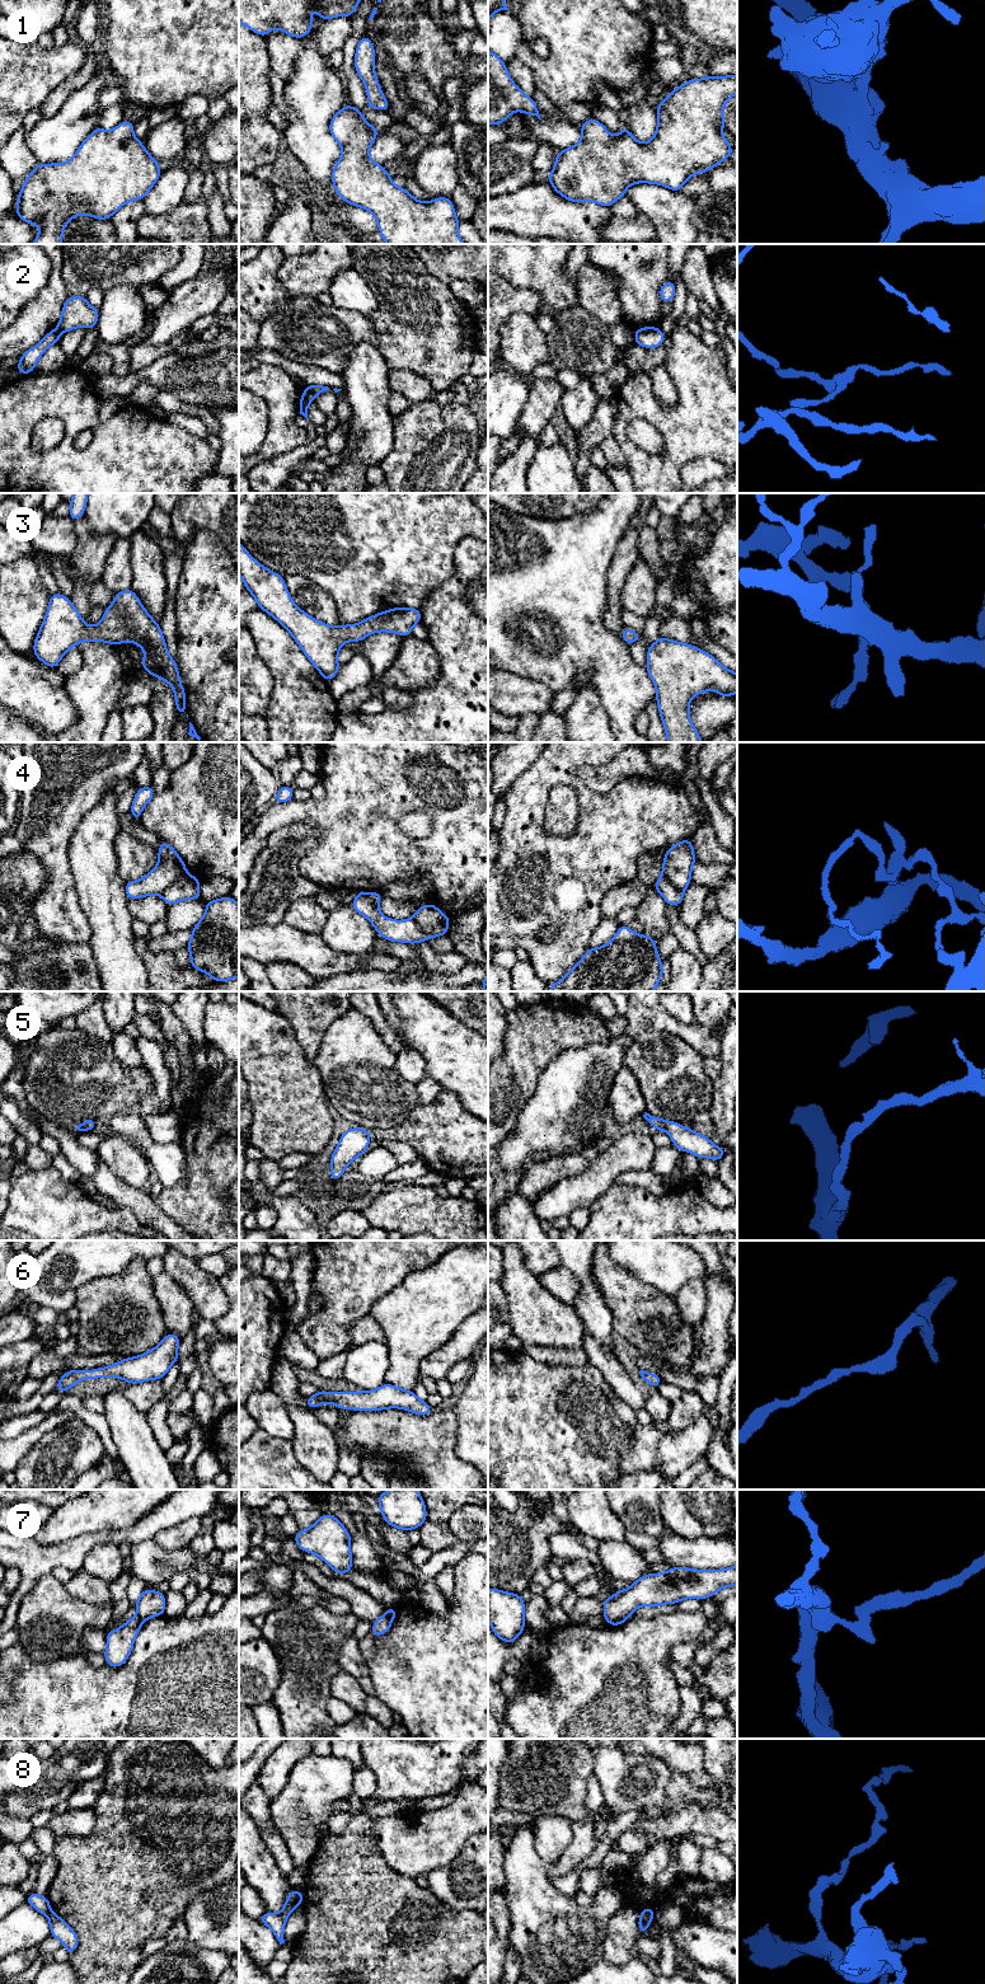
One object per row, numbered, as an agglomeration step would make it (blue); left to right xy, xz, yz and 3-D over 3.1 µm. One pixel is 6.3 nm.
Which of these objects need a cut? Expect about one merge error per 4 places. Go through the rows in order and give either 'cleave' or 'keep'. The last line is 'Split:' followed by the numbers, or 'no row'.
1: keep
2: cleave
3: keep
4: cleave
5: keep
6: keep
7: cleave
8: cleave
Split: 2, 4, 7, 8

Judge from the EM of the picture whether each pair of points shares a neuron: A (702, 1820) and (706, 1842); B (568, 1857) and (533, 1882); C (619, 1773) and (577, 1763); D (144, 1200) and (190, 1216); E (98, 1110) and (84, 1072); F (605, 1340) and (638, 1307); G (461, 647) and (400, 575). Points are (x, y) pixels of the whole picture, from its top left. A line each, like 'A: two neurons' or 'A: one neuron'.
A: two neurons
B: two neurons
C: two neurons
D: two neurons
E: one neuron
F: two neurons
G: two neurons

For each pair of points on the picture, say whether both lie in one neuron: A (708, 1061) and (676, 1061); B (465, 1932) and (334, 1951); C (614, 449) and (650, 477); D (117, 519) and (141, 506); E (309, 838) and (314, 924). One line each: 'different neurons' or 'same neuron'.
A: different neurons
B: same neuron
C: different neurons
D: same neuron
E: different neurons

